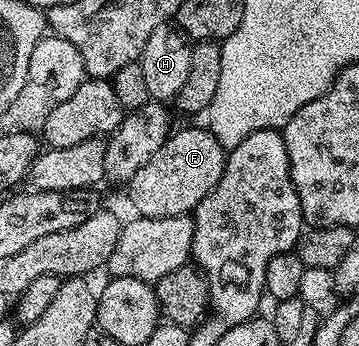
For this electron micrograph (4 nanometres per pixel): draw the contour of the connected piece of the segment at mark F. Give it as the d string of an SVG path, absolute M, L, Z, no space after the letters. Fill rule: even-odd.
M208 127L173 131L147 163L127 182L129 197L142 217L183 217L219 183L227 151Z

